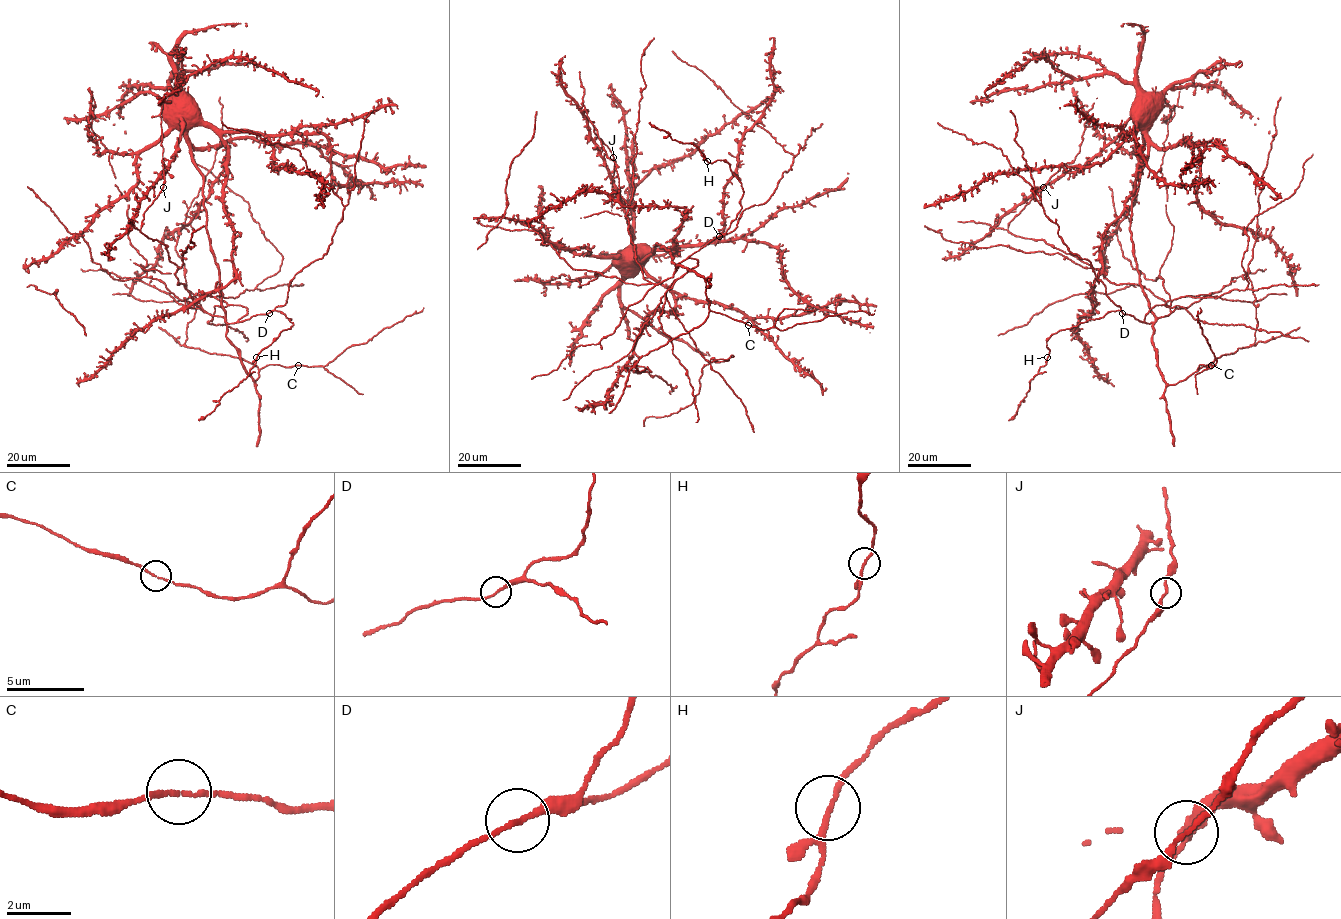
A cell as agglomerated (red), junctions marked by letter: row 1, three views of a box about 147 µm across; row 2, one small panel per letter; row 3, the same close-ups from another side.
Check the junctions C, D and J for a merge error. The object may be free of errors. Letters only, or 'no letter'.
no letter

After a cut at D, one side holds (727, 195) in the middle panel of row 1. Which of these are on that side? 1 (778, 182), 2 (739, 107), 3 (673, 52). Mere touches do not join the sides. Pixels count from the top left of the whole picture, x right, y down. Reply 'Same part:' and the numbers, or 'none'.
Same part: none

